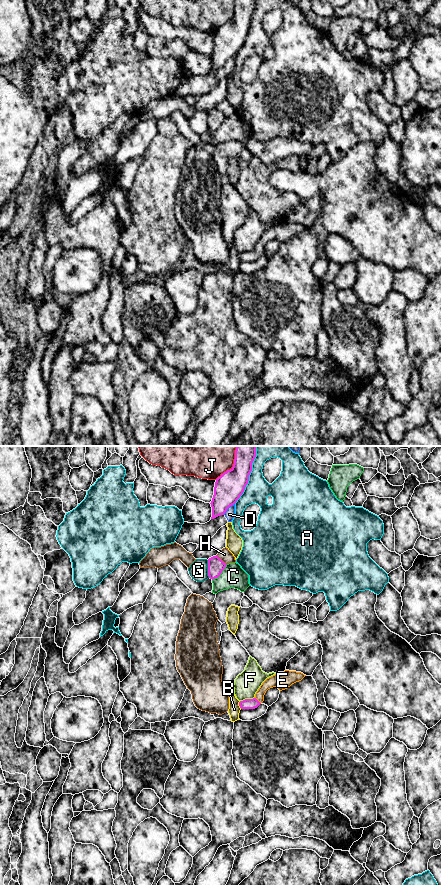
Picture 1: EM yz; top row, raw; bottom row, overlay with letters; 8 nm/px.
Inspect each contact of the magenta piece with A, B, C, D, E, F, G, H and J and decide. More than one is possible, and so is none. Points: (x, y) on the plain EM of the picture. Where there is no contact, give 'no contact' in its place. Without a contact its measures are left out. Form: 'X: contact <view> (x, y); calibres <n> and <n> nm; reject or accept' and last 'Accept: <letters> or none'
A: contact yz (248, 28); calibres 220 and 200 nm; reject
B: contact yz (239, 257); calibres 80 and 100 nm; reject
C: contact yz (221, 124); calibres 130 and 190 nm; reject
D: contact yz (228, 59); calibres 220 and 80 nm; reject
E: contact yz (257, 252); calibres 80 and 140 nm; accept
F: contact yz (246, 251); calibres 80 and 200 nm; reject
G: contact yz (208, 121); calibres 130 and 160 nm; reject
H: contact yz (220, 111); calibres 130 and 100 nm; reject
J: contact yz (233, 18); calibres 220 and 260 nm; reject
Accept: E

